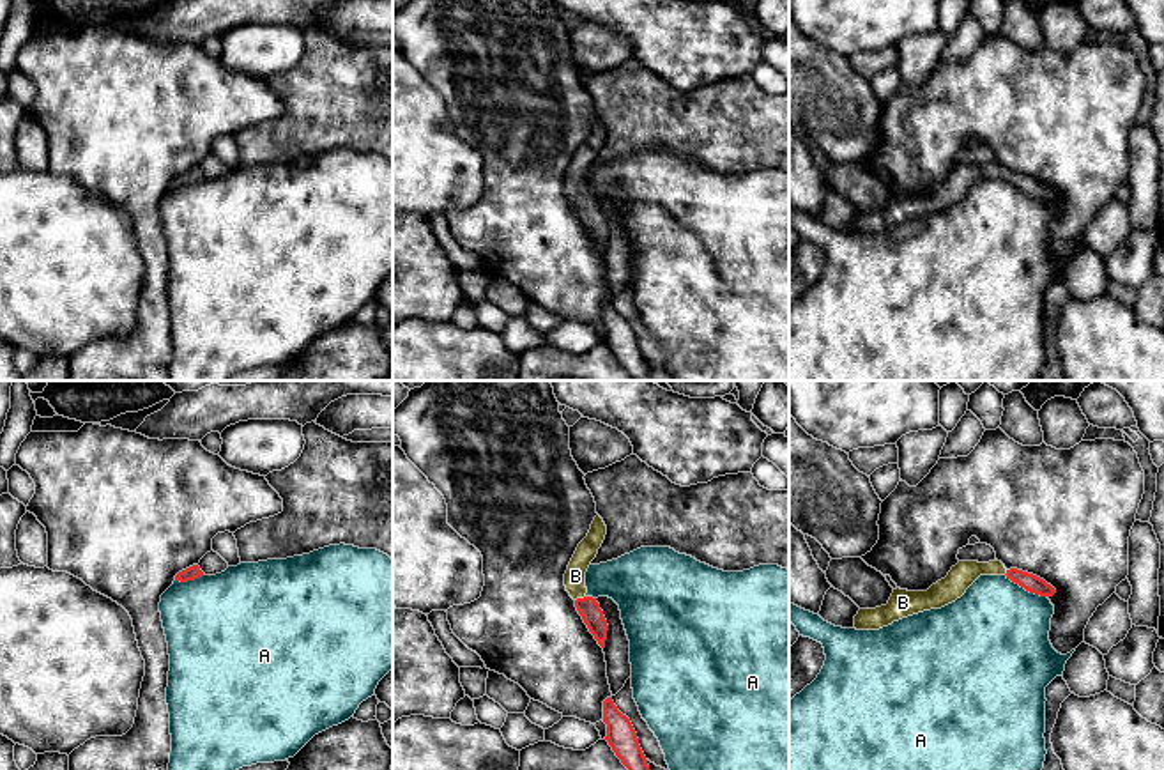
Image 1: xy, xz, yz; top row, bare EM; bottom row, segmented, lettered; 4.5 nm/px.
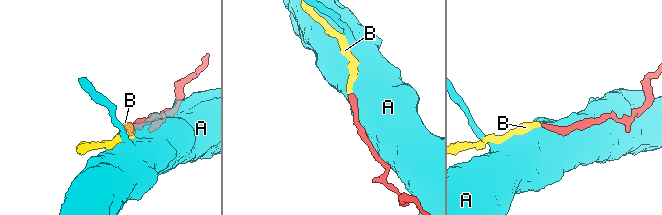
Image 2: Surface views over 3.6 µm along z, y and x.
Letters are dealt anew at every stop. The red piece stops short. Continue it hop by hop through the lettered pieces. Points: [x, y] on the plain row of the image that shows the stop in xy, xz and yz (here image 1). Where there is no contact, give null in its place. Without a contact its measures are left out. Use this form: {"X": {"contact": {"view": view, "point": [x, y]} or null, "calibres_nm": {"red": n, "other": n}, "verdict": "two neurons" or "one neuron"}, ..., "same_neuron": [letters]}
{"A": {"contact": {"view": "yz", "point": [1026, 193]}, "calibres_nm": {"red": 80, "other": 480}, "verdict": "two neurons"}, "B": {"contact": {"view": "xz", "point": [579, 202]}, "calibres_nm": {"red": 100, "other": 100}, "verdict": "one neuron"}, "same_neuron": ["B"]}

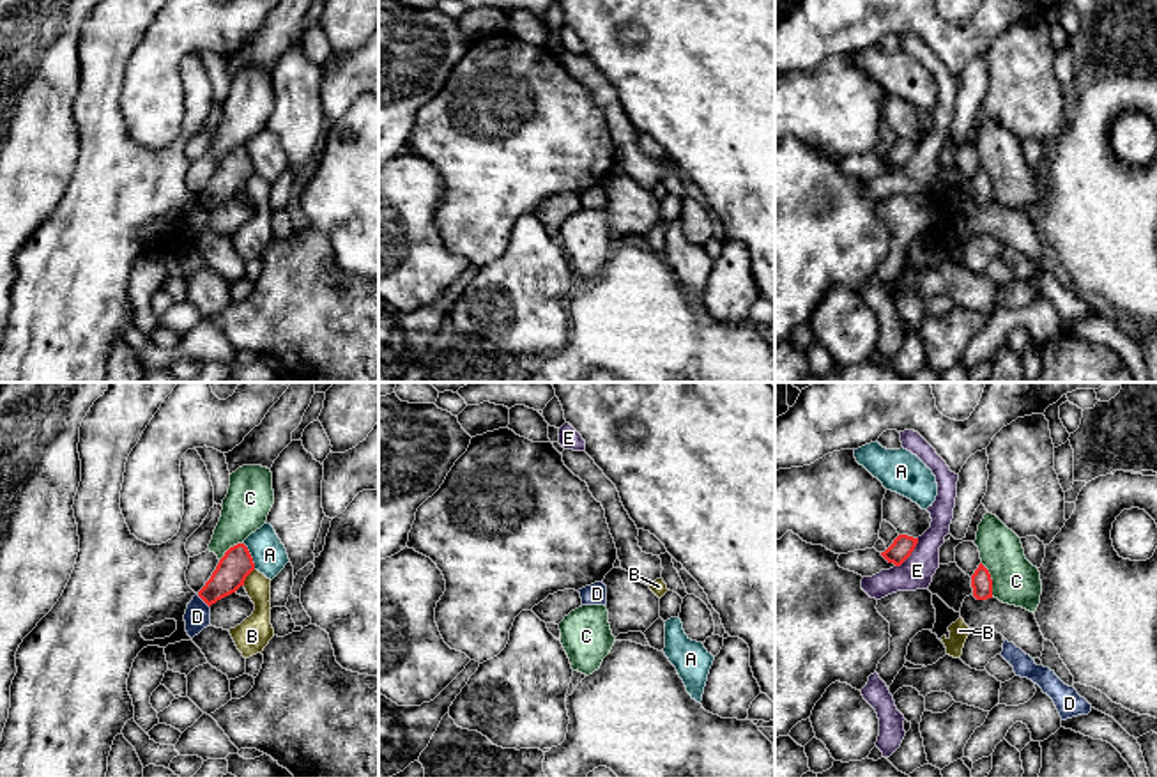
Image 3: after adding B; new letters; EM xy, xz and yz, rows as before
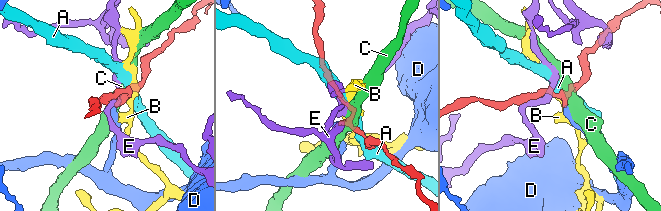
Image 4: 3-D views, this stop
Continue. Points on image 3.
{"A": {"contact": {"view": "xy", "point": [250, 160]}, "calibres_nm": {"red": 150, "other": 160}, "verdict": "two neurons"}, "B": {"contact": {"view": "xy", "point": [246, 179]}, "calibres_nm": {"red": 150, "other": 140}, "verdict": "two neurons"}, "C": {"contact": {"view": "yz", "point": [991, 183]}, "calibres_nm": {"red": 100, "other": 220}, "verdict": "two neurons"}, "D": {"contact": {"view": "xy", "point": [204, 204]}, "calibres_nm": {"red": 150, "other": 120}, "verdict": "two neurons"}, "E": {"contact": {"view": "yz", "point": [910, 158]}, "calibres_nm": {"red": 100, "other": 150}, "verdict": "two neurons"}, "same_neuron": []}

